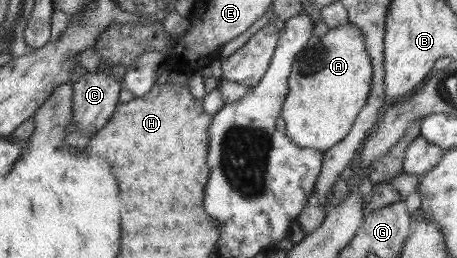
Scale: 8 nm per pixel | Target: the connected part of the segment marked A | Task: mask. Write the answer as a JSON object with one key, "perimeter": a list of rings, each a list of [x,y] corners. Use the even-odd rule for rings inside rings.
{"perimeter":[[[349,22],[329,29],[322,36],[313,36],[311,42],[296,54],[288,78],[289,92],[280,113],[286,122],[286,135],[299,148],[312,148],[321,153],[343,140],[369,98],[372,72],[372,60],[366,51],[365,39],[358,26]]]}

